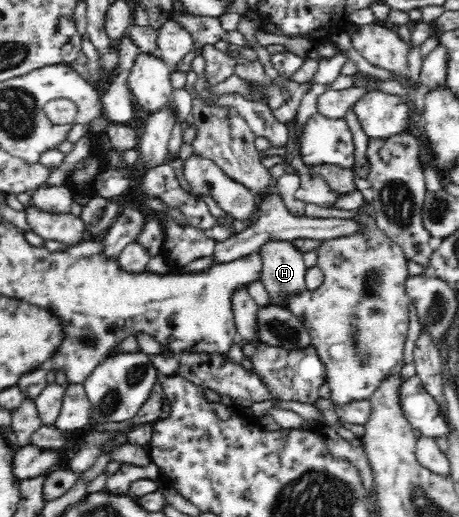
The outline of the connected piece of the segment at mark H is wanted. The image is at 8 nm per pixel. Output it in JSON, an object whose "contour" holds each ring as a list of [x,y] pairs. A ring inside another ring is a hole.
{"contour":[[[269,240],[260,247],[263,269],[260,281],[265,285],[271,303],[267,307],[290,307],[291,299],[307,291],[302,251],[292,241]]]}

